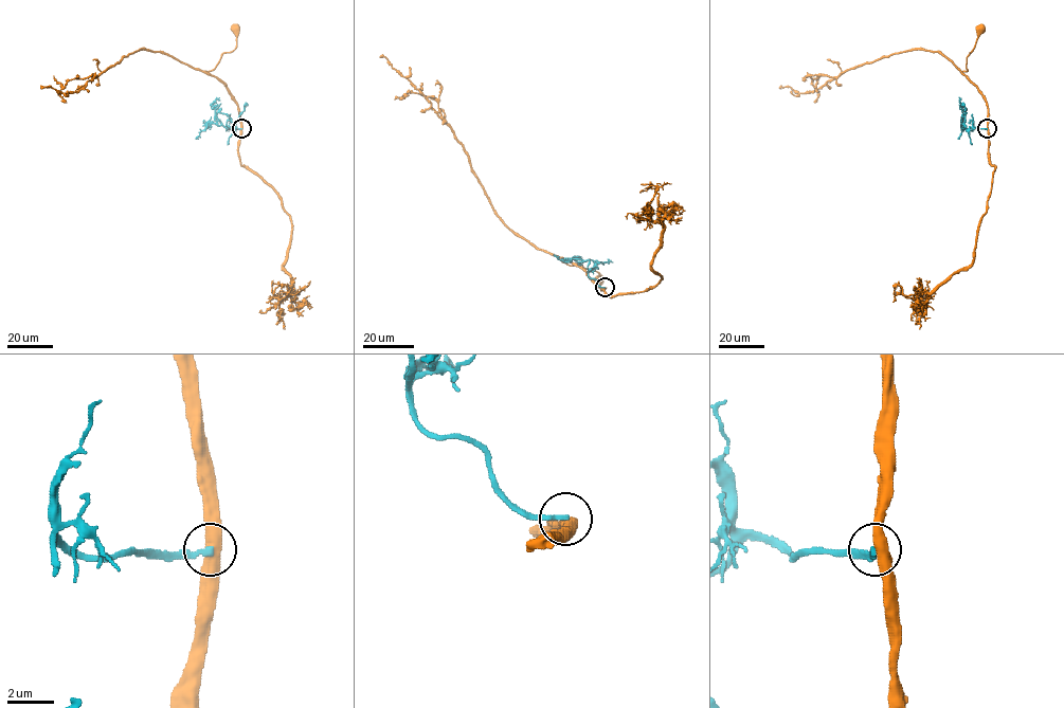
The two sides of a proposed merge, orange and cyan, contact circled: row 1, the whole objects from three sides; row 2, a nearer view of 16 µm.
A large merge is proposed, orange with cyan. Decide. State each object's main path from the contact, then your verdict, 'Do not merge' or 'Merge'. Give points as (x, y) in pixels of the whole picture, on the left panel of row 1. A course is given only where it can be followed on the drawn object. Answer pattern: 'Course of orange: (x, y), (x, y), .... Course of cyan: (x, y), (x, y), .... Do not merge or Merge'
Course of orange: (241, 128), (234, 96), (222, 82), (202, 72), (212, 71), (223, 53), (234, 49), (235, 29). Course of cyan: (241, 128), (226, 130), (212, 105), (216, 98), (220, 100). Do not merge

